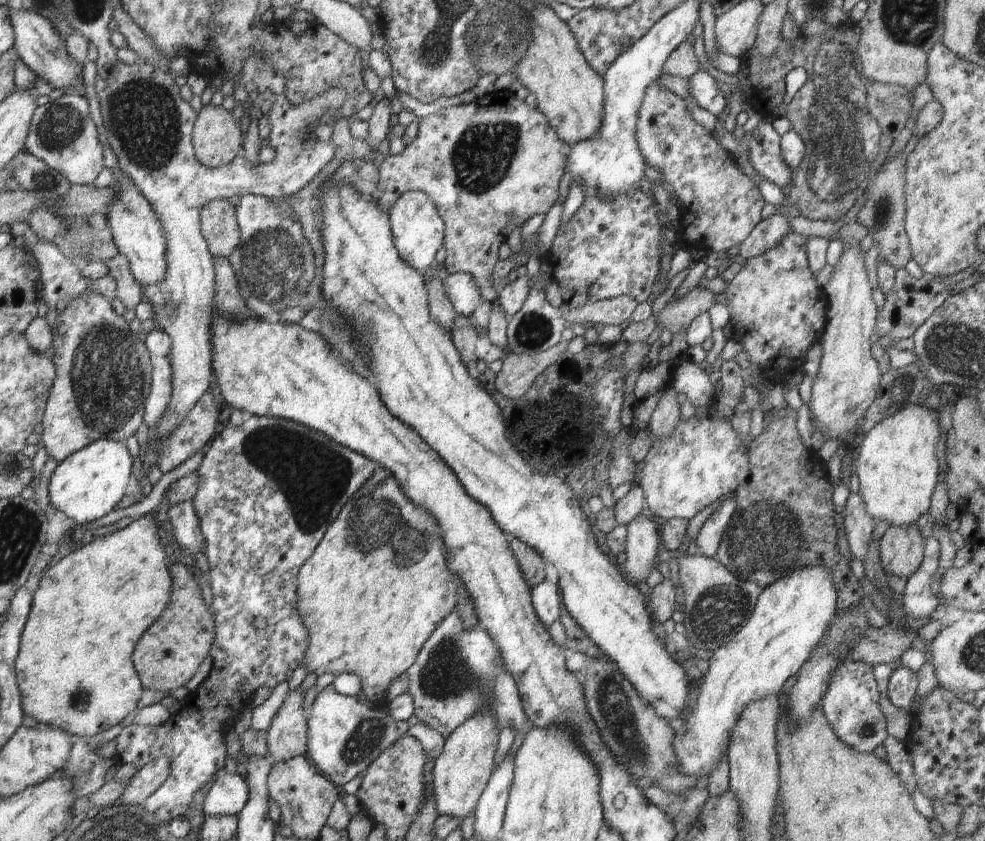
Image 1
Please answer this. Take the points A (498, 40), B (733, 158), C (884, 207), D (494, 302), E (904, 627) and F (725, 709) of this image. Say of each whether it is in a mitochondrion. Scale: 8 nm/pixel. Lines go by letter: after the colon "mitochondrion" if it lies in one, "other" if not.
A: mitochondrion
B: other
C: mitochondrion
D: other
E: other
F: other

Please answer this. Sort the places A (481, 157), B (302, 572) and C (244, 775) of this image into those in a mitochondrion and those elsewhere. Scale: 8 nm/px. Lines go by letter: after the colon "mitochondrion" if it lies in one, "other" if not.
A: mitochondrion
B: other
C: other

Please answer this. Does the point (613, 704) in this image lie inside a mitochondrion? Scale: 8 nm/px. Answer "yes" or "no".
yes

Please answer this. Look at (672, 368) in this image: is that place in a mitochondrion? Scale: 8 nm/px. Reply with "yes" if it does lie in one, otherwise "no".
no

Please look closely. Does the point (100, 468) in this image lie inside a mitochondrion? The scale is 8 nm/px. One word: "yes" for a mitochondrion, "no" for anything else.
no

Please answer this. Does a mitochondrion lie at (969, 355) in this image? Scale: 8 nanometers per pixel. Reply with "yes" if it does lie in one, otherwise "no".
yes

